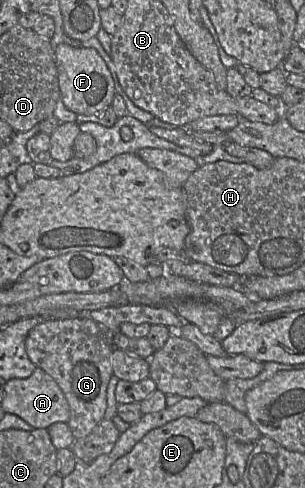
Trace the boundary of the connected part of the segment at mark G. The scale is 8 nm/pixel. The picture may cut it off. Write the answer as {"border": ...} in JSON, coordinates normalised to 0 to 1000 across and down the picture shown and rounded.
{"border":[[[292,650],[216,656],[148,656],[105,672],[85,693],[85,721],[121,754],[167,770],[203,797],[226,834],[220,865],[246,902],[285,893],[338,859],[351,836],[351,795],[370,770],[364,684]]]}

